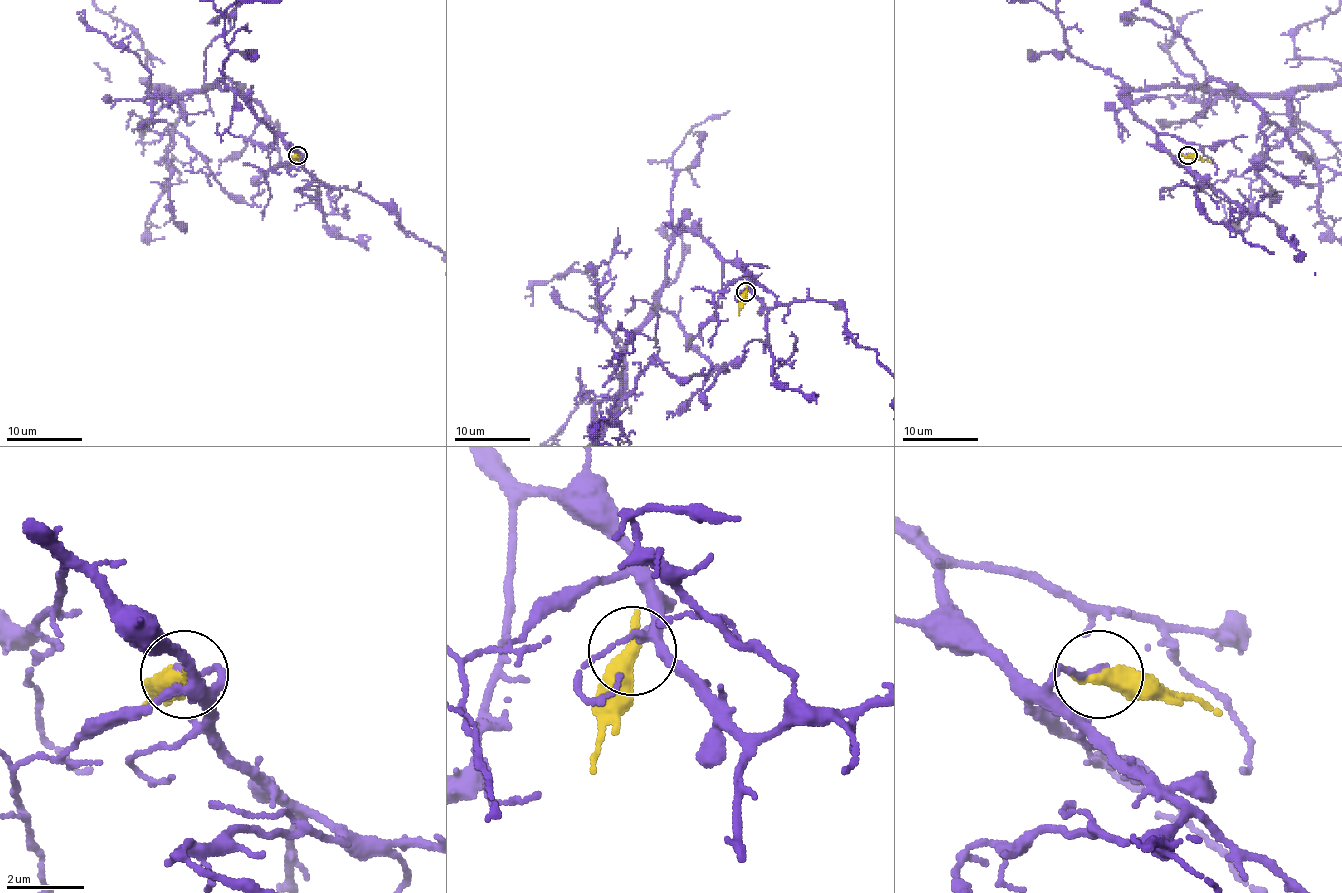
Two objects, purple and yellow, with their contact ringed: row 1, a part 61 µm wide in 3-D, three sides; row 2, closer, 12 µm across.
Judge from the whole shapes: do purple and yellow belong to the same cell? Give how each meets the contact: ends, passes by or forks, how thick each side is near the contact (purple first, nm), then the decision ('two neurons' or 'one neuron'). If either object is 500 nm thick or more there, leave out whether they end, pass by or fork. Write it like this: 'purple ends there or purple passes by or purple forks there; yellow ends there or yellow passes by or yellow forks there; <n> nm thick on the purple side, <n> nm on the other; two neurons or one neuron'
150 nm thick on the purple side, 500 nm on the other; two neurons

